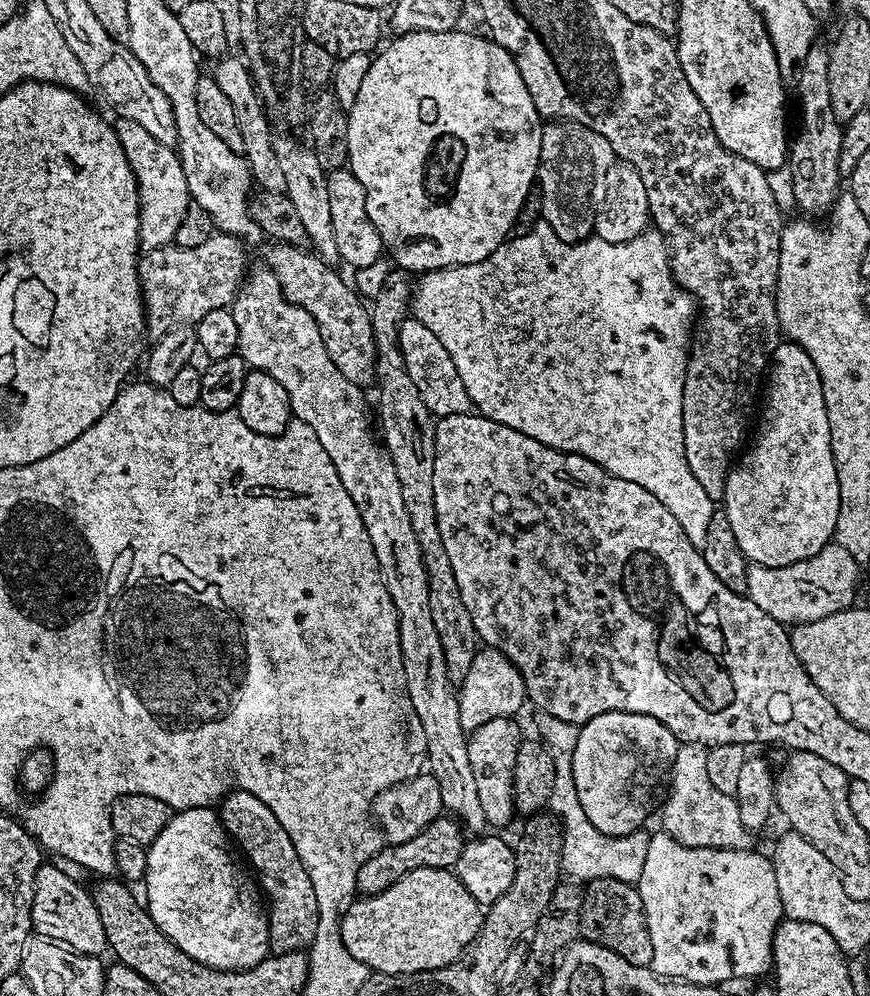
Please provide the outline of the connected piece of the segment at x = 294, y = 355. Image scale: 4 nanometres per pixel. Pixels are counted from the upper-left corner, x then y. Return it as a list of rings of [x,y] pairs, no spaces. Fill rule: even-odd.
[[[271,267],[251,272],[252,269],[243,277],[230,305],[238,326],[238,353],[249,369],[270,374],[270,378],[286,390],[293,417],[306,422],[306,426],[318,434],[322,450],[330,454],[340,484],[346,486],[346,494],[350,494],[354,506],[358,506],[366,534],[370,534],[370,546],[374,546],[384,585],[396,611],[401,669],[414,714],[418,722],[422,722],[422,730],[429,740],[454,738],[462,730],[460,702],[448,678],[440,631],[434,626],[434,600],[428,590],[422,552],[410,527],[410,514],[406,514],[402,486],[398,486],[392,460],[368,429],[361,385],[350,383],[338,366],[334,366],[320,327],[308,311],[284,297]]]

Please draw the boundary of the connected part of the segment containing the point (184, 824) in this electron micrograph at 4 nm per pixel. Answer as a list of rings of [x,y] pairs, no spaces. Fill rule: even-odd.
[[[215,807],[179,809],[168,819],[162,834],[147,845],[148,857],[142,887],[148,895],[146,907],[149,914],[160,932],[166,934],[166,938],[170,938],[178,950],[211,968],[235,972],[241,968],[253,968],[269,955],[268,918],[258,899],[257,889],[253,885],[252,889],[244,881],[239,866],[232,861],[228,844],[230,848],[230,837]]]

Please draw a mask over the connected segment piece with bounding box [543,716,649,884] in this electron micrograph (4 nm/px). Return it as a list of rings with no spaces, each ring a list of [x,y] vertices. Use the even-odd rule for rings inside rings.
[[[562,718],[548,720],[548,737],[543,743],[548,745],[548,752],[554,762],[554,790],[552,791],[551,815],[560,822],[563,846],[560,851],[561,871],[570,878],[580,882],[597,880],[598,878],[618,878],[628,884],[636,884],[642,874],[643,863],[649,849],[649,833],[644,830],[631,832],[630,835],[610,836],[602,834],[586,818],[582,810],[582,802],[578,802],[578,794],[574,786],[572,773],[572,755],[580,733],[577,725],[562,722]],[[572,876],[577,876],[572,877]]]

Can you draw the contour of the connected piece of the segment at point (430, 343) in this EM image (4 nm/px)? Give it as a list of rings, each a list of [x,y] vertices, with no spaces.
[[[405,318],[400,324],[398,346],[402,354],[402,362],[414,386],[418,386],[418,394],[426,410],[431,412],[433,417],[453,416],[473,411],[472,399],[466,394],[466,388],[462,386],[462,378],[458,378],[454,360],[450,358],[450,354],[446,354],[446,346],[438,342],[430,326],[422,326],[422,322],[414,318]]]

